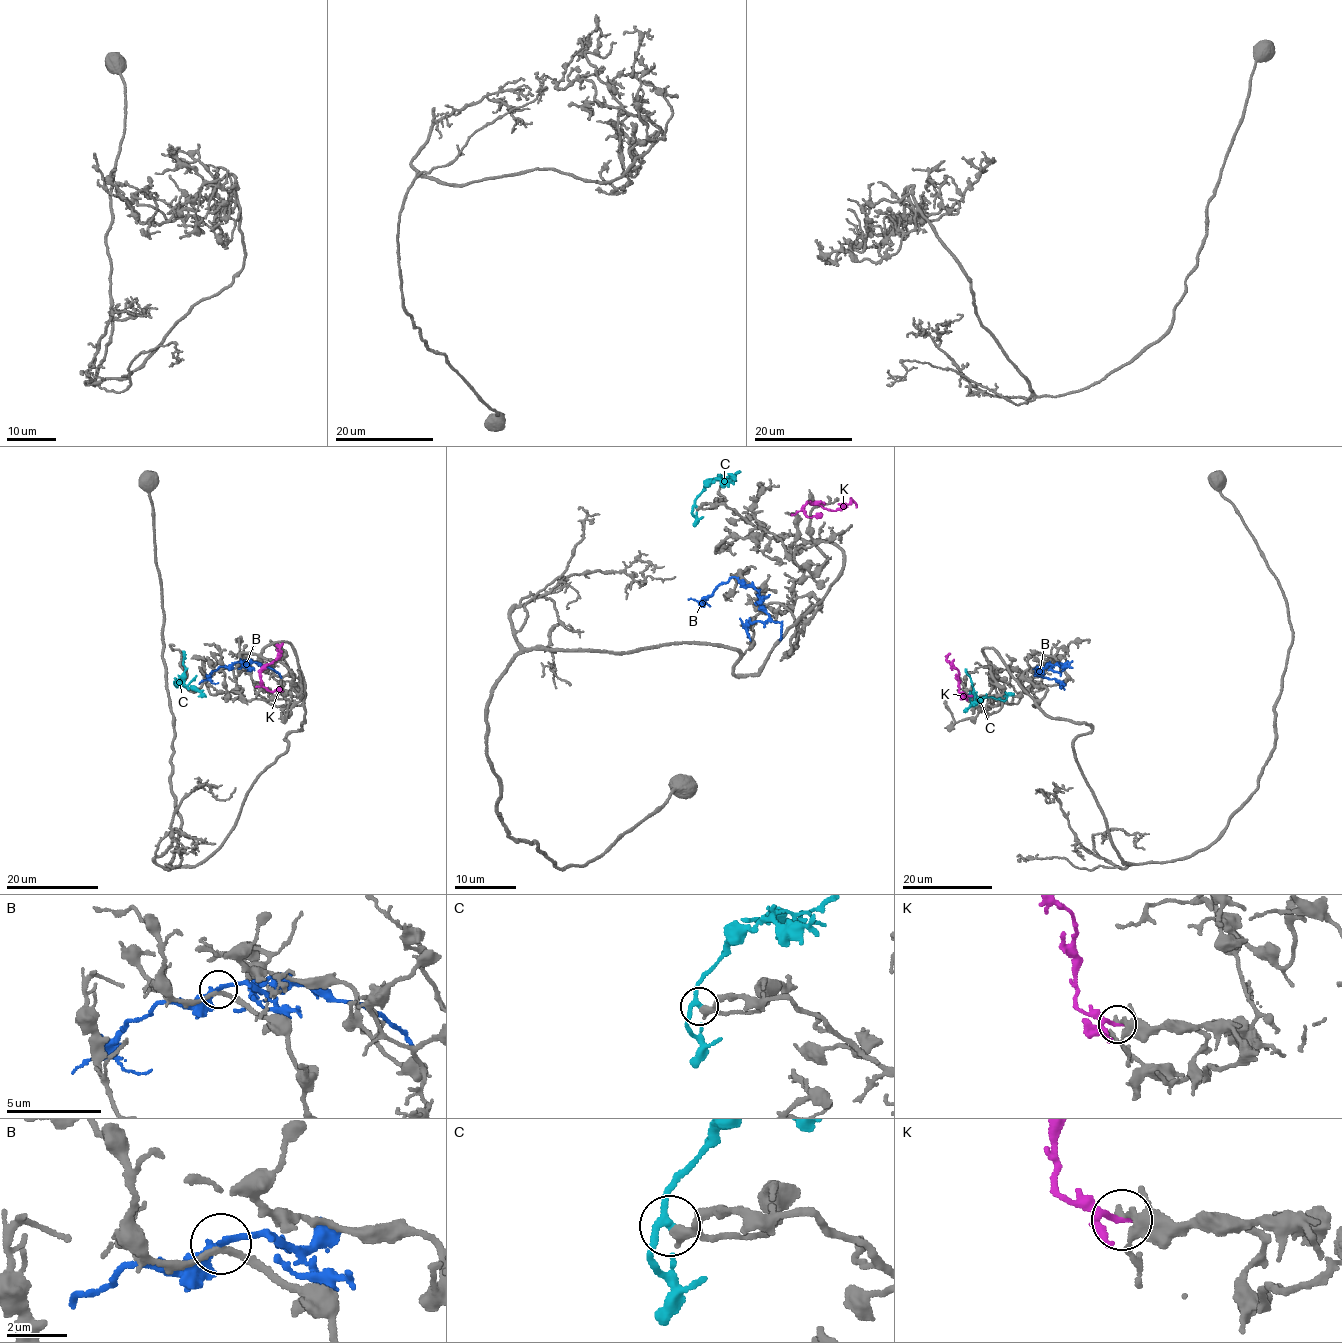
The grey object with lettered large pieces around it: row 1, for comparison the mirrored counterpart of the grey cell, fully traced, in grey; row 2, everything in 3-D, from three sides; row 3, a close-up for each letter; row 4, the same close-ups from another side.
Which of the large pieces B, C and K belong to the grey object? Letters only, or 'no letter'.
C

